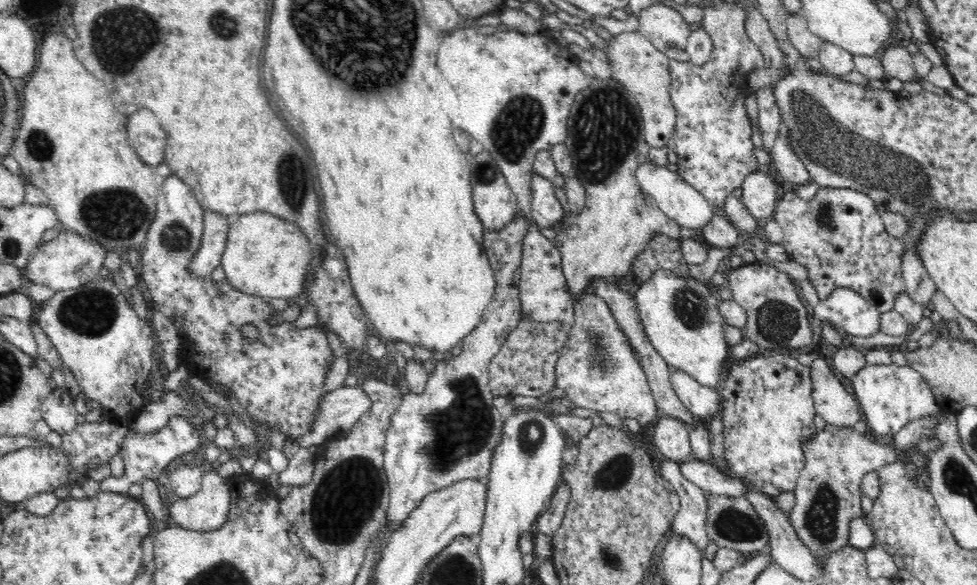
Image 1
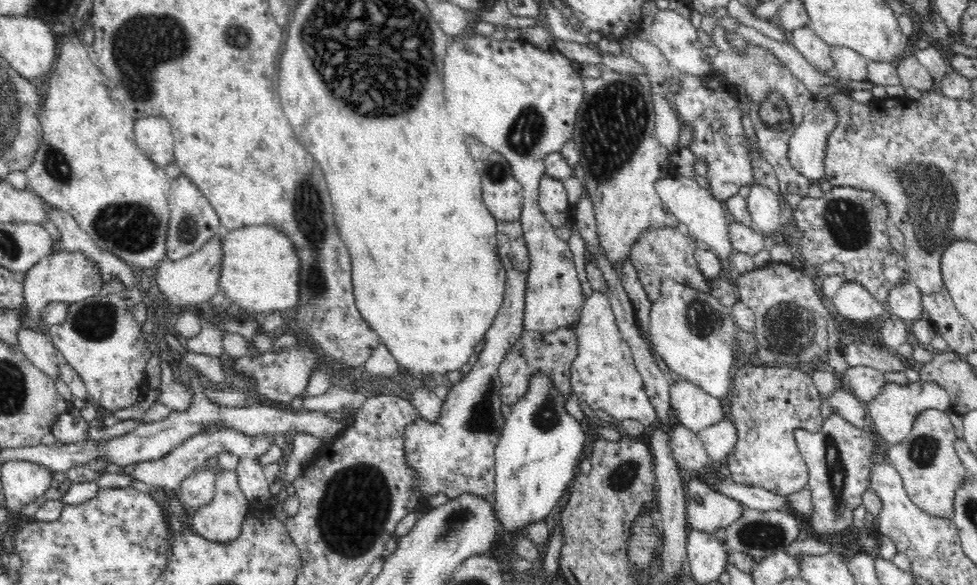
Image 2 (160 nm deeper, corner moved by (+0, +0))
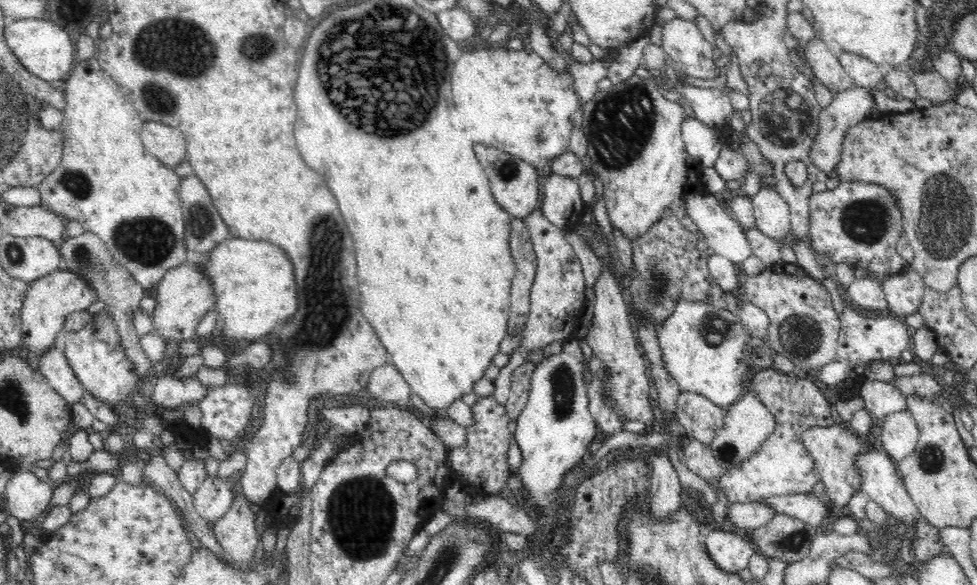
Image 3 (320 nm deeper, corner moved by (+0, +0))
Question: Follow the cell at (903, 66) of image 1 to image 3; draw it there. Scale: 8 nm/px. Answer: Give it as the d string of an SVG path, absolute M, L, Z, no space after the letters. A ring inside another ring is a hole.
M936 70L910 72L914 87L919 96L928 98L932 103L956 101L956 86L949 83Z

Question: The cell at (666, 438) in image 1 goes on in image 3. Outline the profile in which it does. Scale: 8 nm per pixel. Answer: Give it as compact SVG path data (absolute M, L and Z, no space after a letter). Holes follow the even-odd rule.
M689 436L684 437L679 454L685 466L709 483L714 484L725 472L725 468L716 461L709 445Z

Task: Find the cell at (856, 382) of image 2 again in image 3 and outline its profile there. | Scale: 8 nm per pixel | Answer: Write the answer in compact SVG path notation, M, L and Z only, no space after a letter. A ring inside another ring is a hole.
M866 380L861 383L859 396L864 400L864 409L874 414L874 418L883 418L894 412L906 410L906 396L892 383L878 380Z

